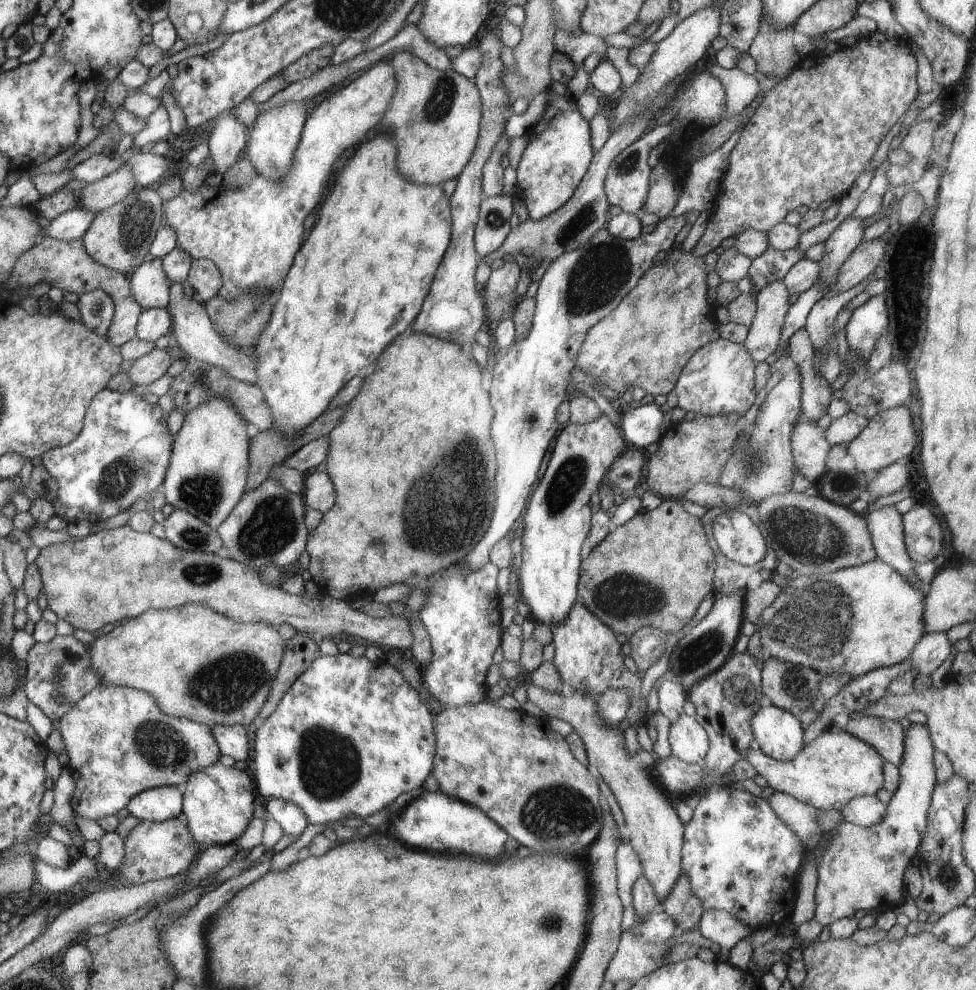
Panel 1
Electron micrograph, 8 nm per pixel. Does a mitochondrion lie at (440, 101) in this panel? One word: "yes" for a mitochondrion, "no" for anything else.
yes

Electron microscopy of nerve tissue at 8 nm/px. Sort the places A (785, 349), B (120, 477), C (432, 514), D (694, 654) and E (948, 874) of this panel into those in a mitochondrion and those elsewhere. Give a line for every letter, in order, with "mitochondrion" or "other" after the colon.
A: other
B: mitochondrion
C: mitochondrion
D: mitochondrion
E: mitochondrion

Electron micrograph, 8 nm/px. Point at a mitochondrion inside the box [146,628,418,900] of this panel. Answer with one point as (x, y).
(330, 766)

